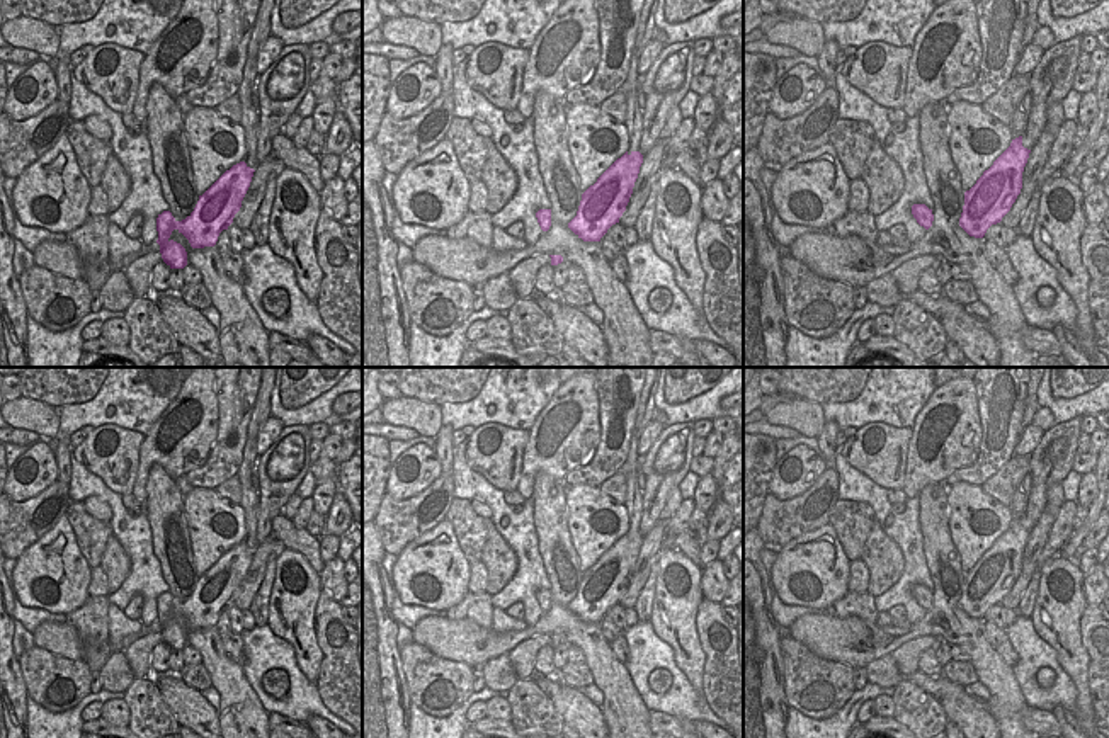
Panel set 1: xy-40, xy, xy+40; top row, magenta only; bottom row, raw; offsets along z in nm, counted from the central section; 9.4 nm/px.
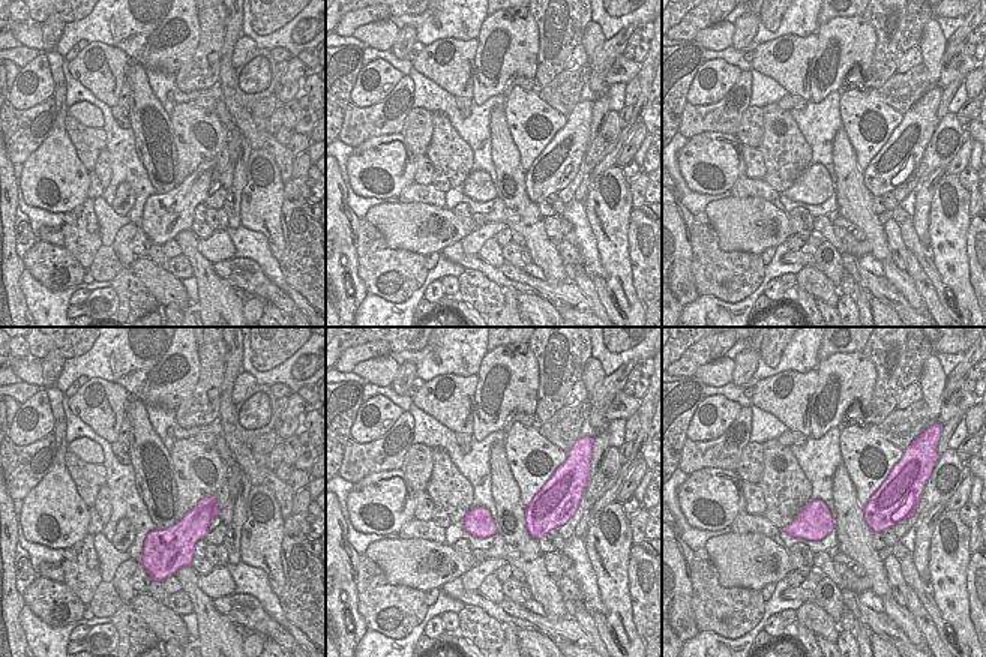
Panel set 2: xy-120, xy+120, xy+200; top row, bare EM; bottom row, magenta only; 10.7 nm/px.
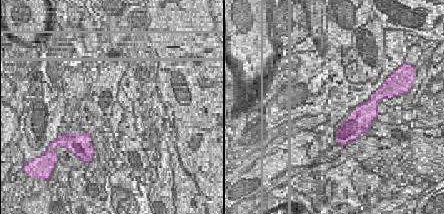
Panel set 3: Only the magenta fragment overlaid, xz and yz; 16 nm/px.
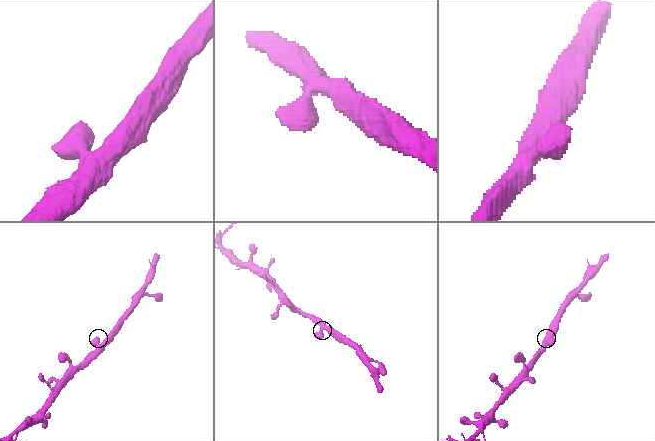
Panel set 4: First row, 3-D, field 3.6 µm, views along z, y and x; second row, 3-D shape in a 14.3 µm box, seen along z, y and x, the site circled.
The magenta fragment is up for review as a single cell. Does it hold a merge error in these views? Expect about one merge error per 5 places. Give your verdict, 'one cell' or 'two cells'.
one cell

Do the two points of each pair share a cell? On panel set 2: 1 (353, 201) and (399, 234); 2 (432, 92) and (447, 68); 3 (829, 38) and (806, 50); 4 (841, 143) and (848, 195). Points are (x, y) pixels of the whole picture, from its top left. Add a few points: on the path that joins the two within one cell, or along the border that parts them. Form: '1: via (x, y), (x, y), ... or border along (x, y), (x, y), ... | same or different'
1: border along (398, 201), (374, 204), (363, 216) | different
2: border along (413, 66), (455, 96) | different
3: border along (817, 33), (815, 65), (809, 78) | different
4: via (844, 156), (850, 182) | same

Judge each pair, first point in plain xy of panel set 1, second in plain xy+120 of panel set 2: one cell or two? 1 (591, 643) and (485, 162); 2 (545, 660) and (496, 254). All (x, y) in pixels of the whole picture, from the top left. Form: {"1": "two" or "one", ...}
{"1": "two", "2": "one"}

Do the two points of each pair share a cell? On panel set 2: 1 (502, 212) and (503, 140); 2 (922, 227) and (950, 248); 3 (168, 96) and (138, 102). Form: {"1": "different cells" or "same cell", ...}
{"1": "same cell", "2": "different cells", "3": "different cells"}

